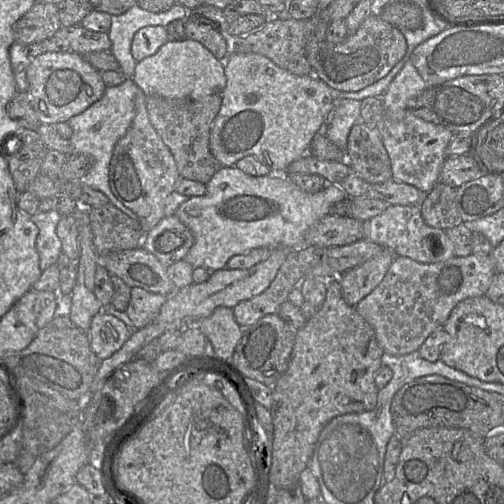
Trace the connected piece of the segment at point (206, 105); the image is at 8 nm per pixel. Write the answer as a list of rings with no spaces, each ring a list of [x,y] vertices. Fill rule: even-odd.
[[[221,93],[198,100],[147,96],[150,121],[171,151],[181,177],[206,185],[222,167],[210,150],[212,124],[221,104]]]

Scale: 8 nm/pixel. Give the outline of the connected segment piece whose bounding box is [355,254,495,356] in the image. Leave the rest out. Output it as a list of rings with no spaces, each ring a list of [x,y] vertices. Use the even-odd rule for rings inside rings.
[[[491,254],[453,256],[437,263],[419,263],[406,256],[395,256],[382,281],[355,309],[373,328],[384,353],[406,355],[418,351],[434,330],[443,327],[460,301],[484,295],[494,274]]]

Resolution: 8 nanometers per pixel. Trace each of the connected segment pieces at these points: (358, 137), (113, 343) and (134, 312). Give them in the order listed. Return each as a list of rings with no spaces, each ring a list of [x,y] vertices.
[[[362,121],[357,122],[349,133],[347,163],[368,183],[381,184],[393,179],[380,128]]]
[[[100,312],[93,317],[87,333],[91,350],[103,360],[121,349],[131,337],[132,329],[117,317]]]
[[[131,287],[130,301],[125,313],[137,329],[144,328],[155,320],[167,297]]]

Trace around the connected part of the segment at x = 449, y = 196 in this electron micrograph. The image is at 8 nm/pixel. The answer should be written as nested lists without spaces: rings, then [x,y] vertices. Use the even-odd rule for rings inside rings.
[[[438,182],[421,204],[421,213],[425,223],[431,227],[448,230],[462,223],[458,205],[458,188]]]

